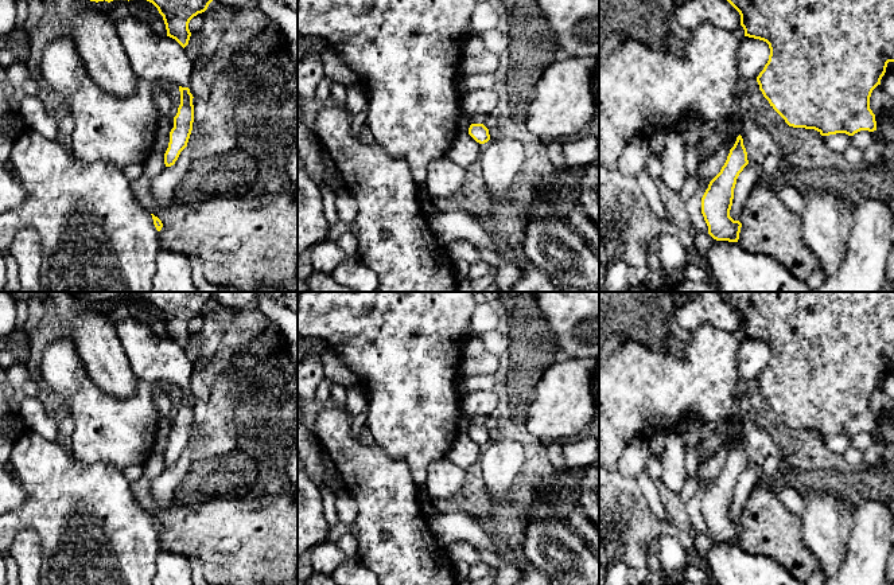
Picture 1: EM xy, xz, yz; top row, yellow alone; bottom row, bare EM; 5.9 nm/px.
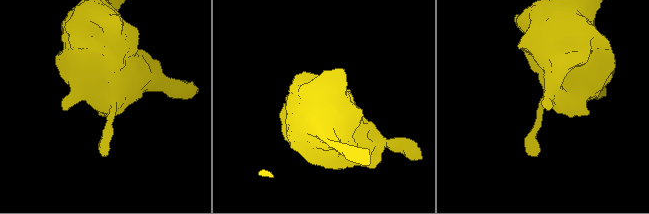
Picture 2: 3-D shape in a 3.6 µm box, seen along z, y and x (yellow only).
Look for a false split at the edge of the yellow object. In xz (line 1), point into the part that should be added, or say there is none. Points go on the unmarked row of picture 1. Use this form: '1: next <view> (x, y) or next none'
1: next none

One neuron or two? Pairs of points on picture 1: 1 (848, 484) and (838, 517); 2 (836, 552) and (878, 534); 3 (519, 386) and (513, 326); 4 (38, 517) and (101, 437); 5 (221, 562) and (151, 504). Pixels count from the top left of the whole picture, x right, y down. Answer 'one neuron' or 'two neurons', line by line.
1: two neurons
2: two neurons
3: one neuron
4: two neurons
5: one neuron

